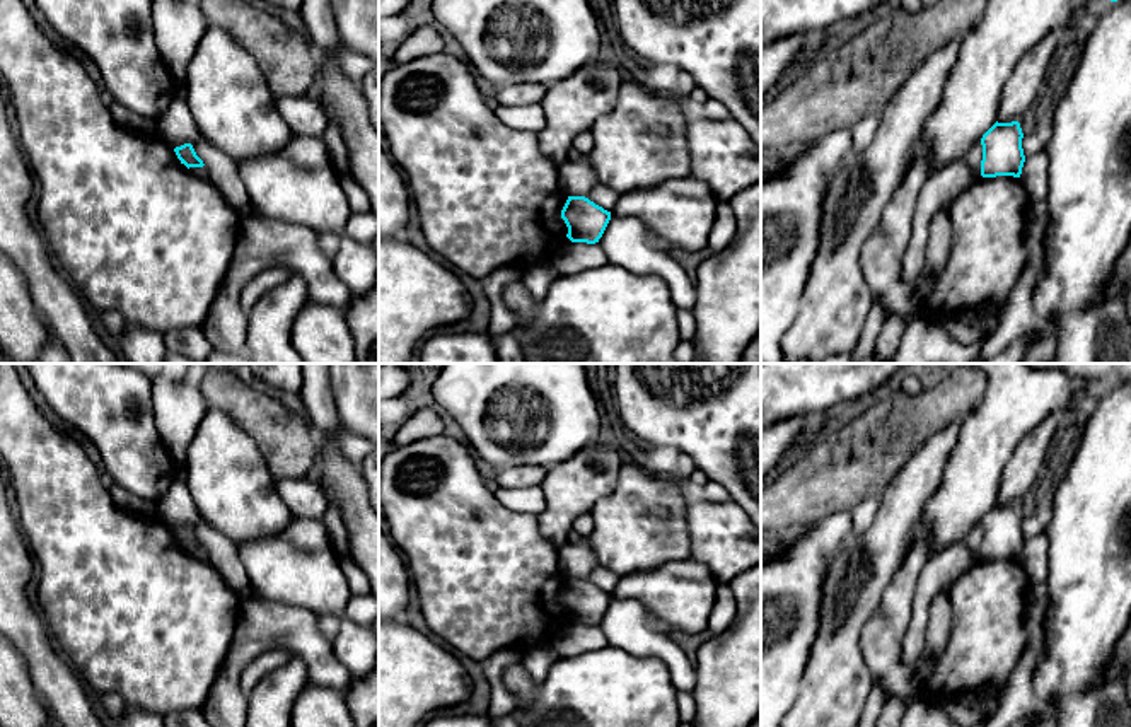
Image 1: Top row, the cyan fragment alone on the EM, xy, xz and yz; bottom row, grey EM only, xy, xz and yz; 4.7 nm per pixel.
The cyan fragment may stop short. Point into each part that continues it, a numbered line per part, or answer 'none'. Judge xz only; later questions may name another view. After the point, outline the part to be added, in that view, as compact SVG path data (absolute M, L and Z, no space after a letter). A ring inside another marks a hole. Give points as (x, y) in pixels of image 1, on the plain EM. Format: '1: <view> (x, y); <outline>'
none

